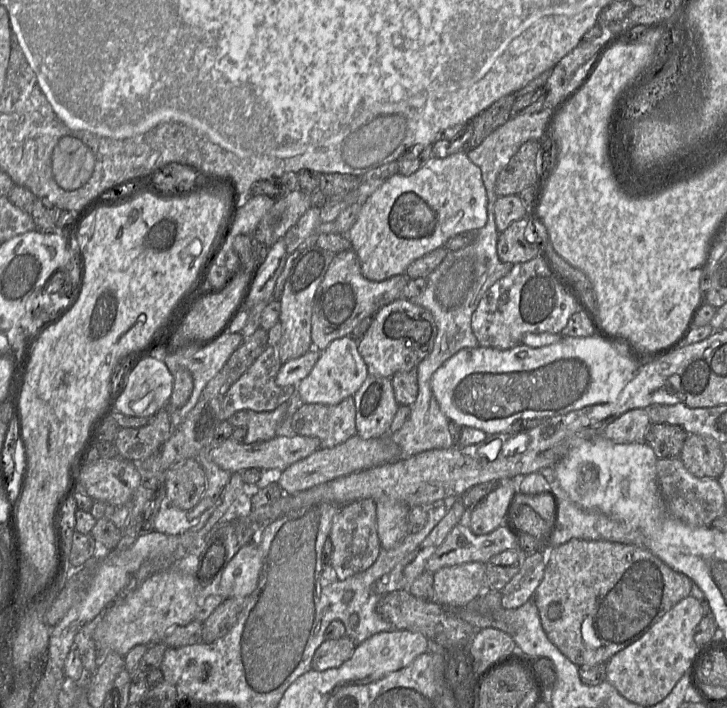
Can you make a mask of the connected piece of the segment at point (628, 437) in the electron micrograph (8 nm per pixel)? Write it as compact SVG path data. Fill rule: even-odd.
M632 409L610 423L604 431L604 437L621 444L644 443L651 424L646 409Z

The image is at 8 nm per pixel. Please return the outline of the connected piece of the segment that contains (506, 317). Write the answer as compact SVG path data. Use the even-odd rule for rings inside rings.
M539 255L527 262L517 263L514 264L510 272L498 280L496 283L494 283L488 291L485 293L485 295L480 300L476 310L474 311L472 318L471 318L471 326L473 333L475 334L480 346L484 347L492 347L492 348L498 348L498 349L510 349L513 348L519 344L522 343L522 338L526 333L562 333L563 329L566 327L570 317L579 311L579 308L573 299L573 297L559 284L555 281L553 276L550 272L550 265L547 262L547 260L544 258L544 256Z

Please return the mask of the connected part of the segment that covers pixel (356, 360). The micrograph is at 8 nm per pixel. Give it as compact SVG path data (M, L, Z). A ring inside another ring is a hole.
M347 335L334 339L327 345L311 371L300 381L298 392L303 403L336 405L356 393L369 374L357 340L352 335Z

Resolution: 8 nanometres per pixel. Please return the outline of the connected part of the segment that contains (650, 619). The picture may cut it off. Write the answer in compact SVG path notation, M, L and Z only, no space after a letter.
M572 539L548 550L545 572L535 591L534 600L538 607L543 629L550 641L578 667L589 667L607 663L613 655L639 639L674 605L690 595L692 584L693 581L688 576L673 570L643 546L602 540Z

